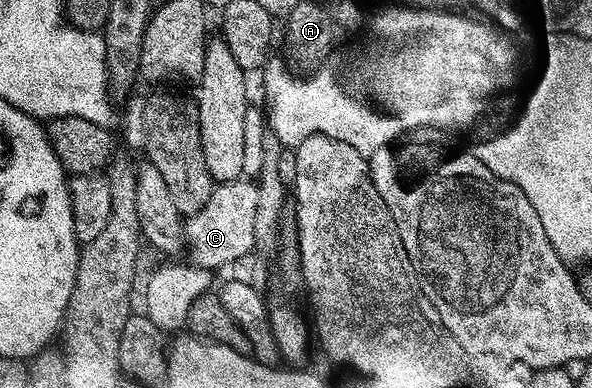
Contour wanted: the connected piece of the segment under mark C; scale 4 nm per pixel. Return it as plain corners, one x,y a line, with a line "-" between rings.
245,177
237,178
231,182
220,182
215,185
214,191
210,194
208,204
204,204
204,208
200,212
189,215
184,222
184,238
188,243
188,250
190,246
189,261
196,266
203,266
205,270
214,272
217,271
217,266
226,266
229,262
238,262
246,253
251,253
254,250
254,233
256,232
256,204
258,203
258,187
253,181
247,180

